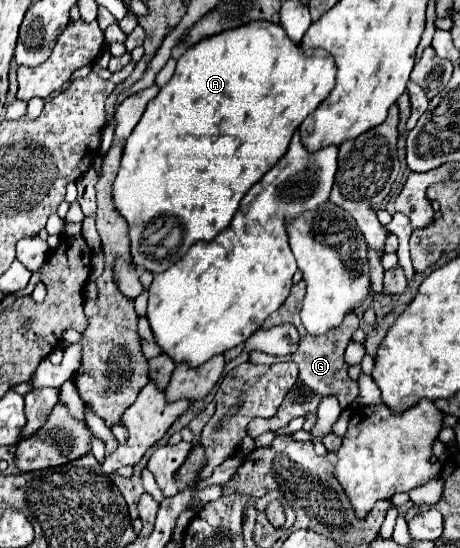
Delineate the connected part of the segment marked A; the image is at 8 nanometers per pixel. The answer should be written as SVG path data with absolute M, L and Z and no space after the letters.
M256 20L244 26L238 26L234 30L228 32L220 32L216 36L208 36L204 40L200 40L200 44L190 46L176 64L176 72L172 76L172 80L160 88L158 96L154 100L148 102L146 112L142 114L140 122L136 124L136 128L132 130L132 134L128 136L126 144L124 144L124 154L122 154L122 164L120 164L120 172L114 180L114 204L120 210L120 214L126 218L128 226L130 226L130 240L132 240L132 260L136 266L146 268L150 272L162 272L166 268L170 268L172 264L176 264L194 242L200 240L212 240L220 230L228 228L230 220L234 218L238 204L242 200L242 196L252 188L254 182L258 182L286 152L290 138L294 134L294 130L302 124L302 120L314 112L318 108L318 104L332 92L336 84L336 62L332 58L330 52L324 52L322 48L310 48L308 52L304 52L300 48L300 44L292 42L286 36L286 30L282 28L282 24L270 22L270 20Z

